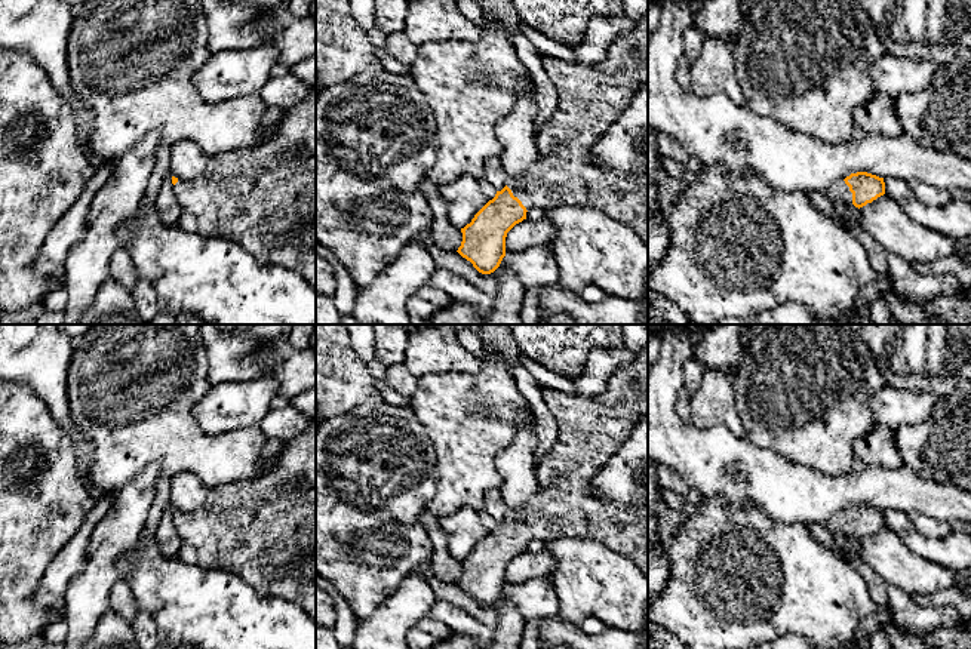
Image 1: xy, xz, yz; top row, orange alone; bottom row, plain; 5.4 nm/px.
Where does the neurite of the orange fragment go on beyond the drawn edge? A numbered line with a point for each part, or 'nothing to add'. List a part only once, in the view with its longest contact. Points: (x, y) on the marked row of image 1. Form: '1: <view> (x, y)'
1: xz (592, 98)

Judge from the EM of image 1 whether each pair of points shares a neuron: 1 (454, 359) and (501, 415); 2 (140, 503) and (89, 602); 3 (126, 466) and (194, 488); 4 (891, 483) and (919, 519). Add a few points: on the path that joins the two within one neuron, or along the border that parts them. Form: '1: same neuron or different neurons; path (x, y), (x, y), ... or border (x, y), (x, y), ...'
1: different neurons; border (481, 360), (481, 366), (472, 374), (430, 377)
2: same neuron; path (120, 528), (104, 553), (103, 569), (98, 577)
3: different neurons; border (172, 476), (193, 473), (206, 486)
4: different neurons; border (909, 513), (919, 511), (946, 522)

